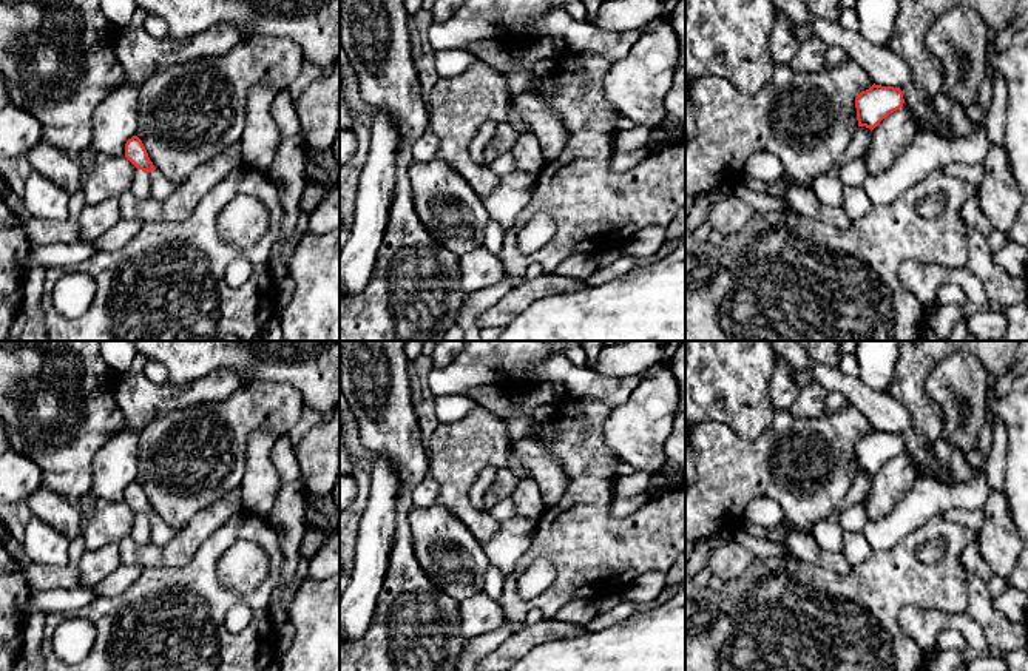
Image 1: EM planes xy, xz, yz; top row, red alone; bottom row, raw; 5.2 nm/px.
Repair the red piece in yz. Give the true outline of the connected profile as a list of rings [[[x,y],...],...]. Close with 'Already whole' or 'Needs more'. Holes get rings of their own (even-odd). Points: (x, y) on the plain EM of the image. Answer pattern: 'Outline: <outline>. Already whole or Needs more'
Outline: [[[872,430],[855,444],[858,472],[871,477],[891,458],[903,454],[903,437],[894,432]]]. Already whole

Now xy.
Outline: [[[133,481],[125,489],[125,503],[142,517],[150,520],[150,541],[164,546],[174,535],[176,531],[170,529],[153,511],[148,498],[137,481]]]. Needs more

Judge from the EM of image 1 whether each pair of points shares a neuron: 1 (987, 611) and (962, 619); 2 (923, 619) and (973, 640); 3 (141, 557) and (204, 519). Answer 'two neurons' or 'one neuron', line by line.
1: two neurons
2: one neuron
3: one neuron

